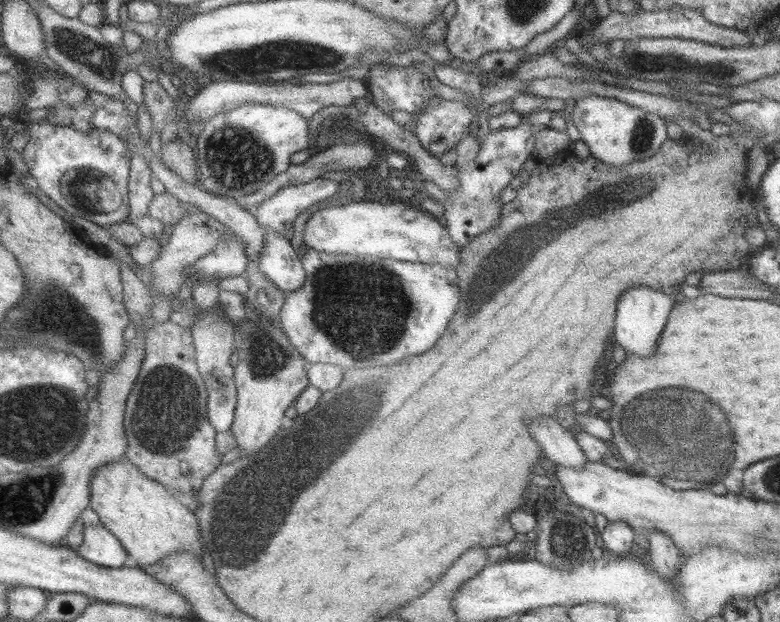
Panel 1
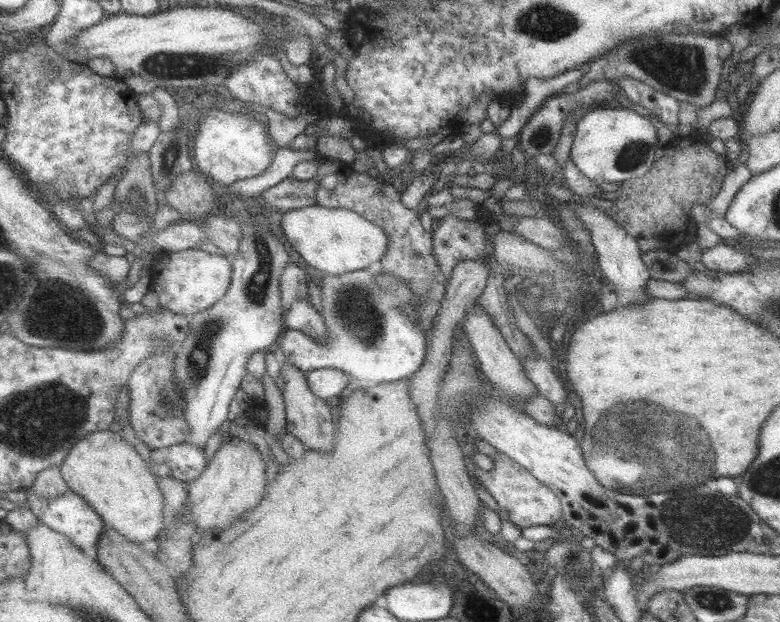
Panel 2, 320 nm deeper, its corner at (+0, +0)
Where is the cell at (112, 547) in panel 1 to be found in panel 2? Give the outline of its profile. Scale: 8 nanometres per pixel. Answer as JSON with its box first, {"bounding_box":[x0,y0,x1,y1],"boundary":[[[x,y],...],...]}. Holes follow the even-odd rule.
{"bounding_box":[25,488,106,552],"boundary":[[[33,488],[26,490],[25,494],[27,505],[39,520],[48,524],[53,530],[69,535],[72,541],[82,549],[96,552],[95,546],[98,545],[101,534],[106,528],[106,522],[85,498],[71,490],[55,498],[40,497]]]}

